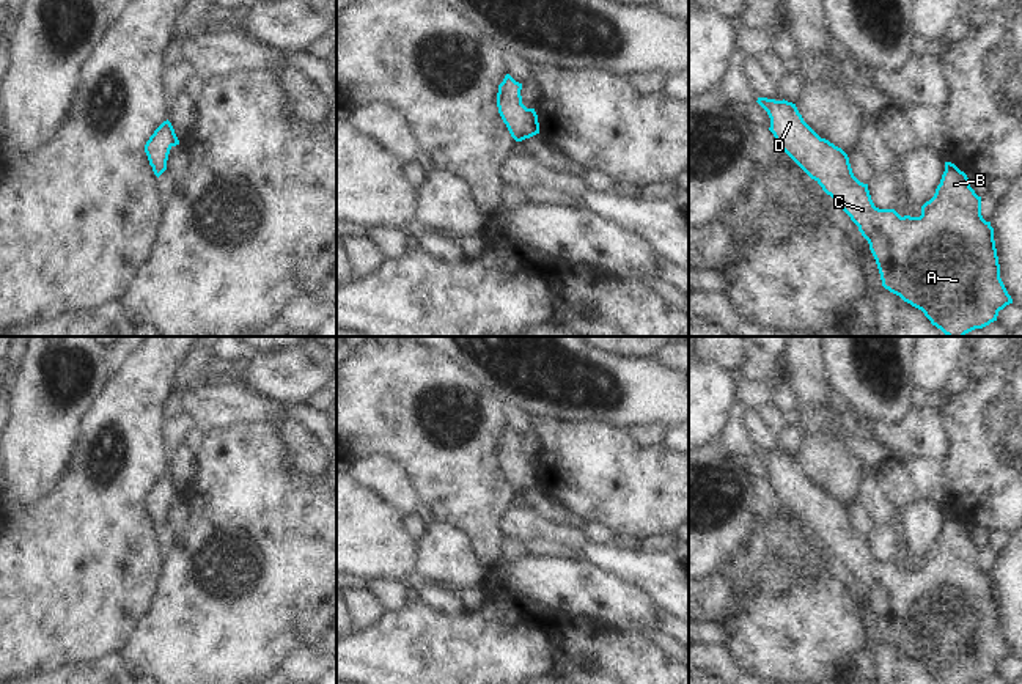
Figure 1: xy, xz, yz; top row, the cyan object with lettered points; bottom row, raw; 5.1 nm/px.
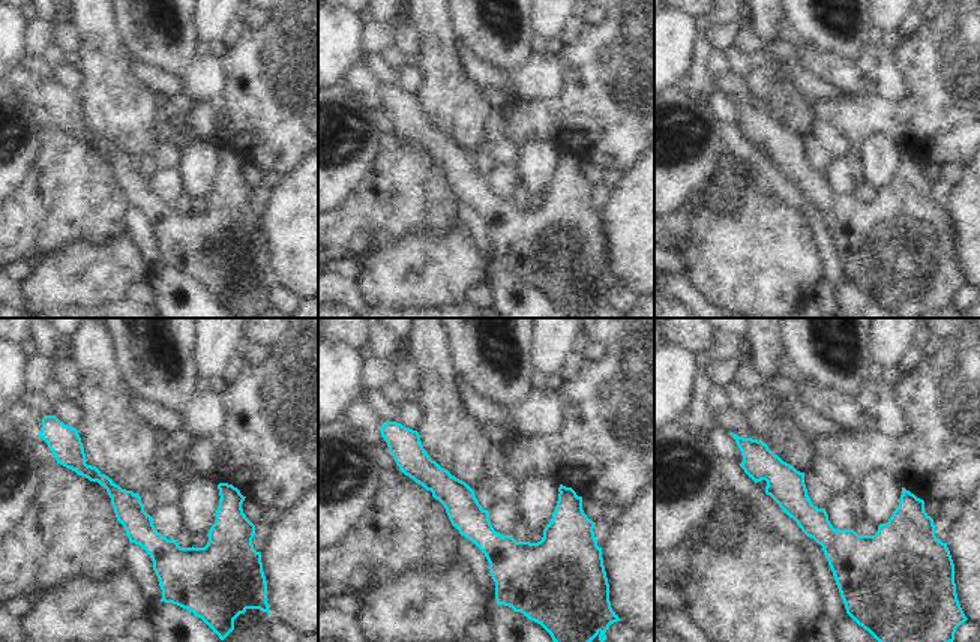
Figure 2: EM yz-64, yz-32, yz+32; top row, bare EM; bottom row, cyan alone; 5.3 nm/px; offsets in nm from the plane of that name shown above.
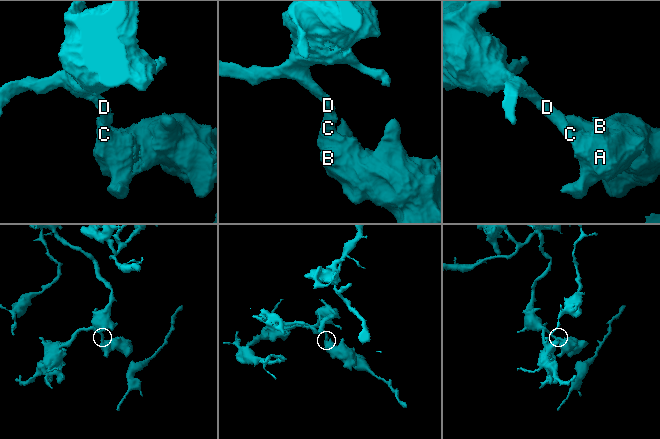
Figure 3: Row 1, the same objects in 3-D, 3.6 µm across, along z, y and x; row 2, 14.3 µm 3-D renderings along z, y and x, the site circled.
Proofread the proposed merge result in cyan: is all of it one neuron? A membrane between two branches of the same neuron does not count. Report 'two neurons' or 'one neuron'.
one neuron

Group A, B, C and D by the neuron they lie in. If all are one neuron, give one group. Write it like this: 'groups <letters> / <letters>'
groups A B C D

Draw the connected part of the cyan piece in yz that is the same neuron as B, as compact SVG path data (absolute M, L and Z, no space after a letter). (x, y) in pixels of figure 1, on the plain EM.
M758 450L769 467L778 498L811 530L858 579L876 612L882 638L921 662L942 684L972 684L997 673L998 664L1013 656L1002 631L994 580L981 568L981 549L954 516L945 524L934 549L921 558L920 569L901 569L895 561L874 558L868 536L860 535L847 506L821 491L802 470L796 456Z

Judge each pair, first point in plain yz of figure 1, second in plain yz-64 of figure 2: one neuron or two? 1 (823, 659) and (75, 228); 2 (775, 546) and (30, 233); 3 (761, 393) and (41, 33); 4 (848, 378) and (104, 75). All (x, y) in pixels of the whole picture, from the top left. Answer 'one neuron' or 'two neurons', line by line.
1: two neurons
2: one neuron
3: one neuron
4: two neurons

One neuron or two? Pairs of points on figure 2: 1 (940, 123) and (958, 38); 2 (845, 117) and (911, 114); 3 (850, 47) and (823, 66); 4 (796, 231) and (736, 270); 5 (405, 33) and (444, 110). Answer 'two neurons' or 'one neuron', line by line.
1: one neuron
2: one neuron
3: two neurons
4: one neuron
5: two neurons

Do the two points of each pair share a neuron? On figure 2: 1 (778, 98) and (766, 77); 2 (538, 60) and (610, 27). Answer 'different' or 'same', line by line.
1: different
2: different

